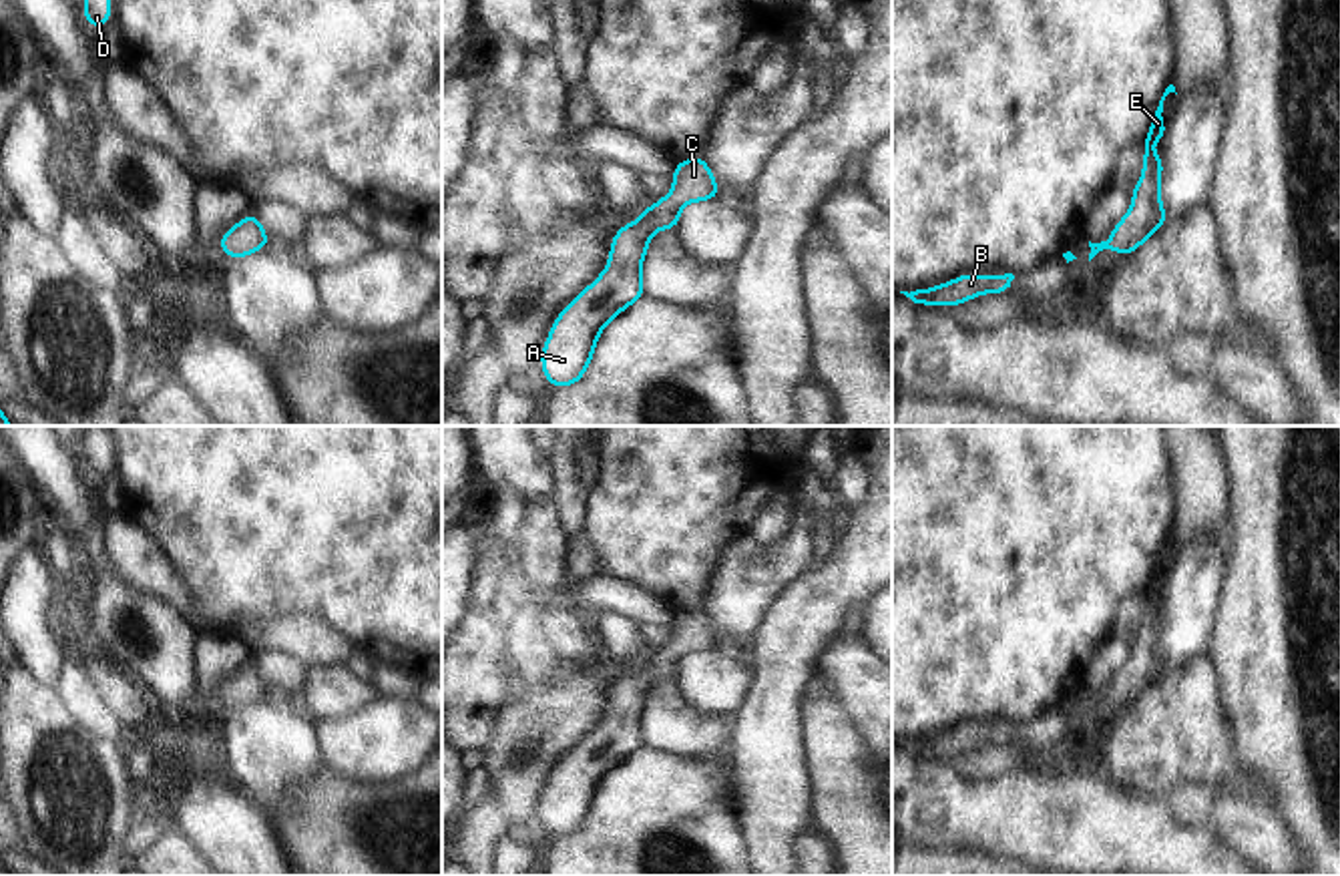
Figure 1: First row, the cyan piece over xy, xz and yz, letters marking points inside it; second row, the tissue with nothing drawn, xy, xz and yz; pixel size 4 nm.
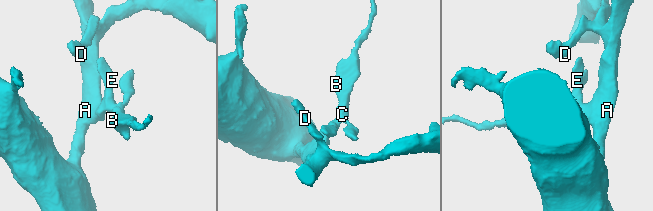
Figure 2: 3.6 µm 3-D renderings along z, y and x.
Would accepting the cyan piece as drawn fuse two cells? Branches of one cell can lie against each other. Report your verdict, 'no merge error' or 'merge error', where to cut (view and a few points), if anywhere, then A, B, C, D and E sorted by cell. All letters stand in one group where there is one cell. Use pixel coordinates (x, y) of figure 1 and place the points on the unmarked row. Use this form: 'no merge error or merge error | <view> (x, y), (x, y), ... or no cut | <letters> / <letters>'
no merge error | no cut | A B C D E

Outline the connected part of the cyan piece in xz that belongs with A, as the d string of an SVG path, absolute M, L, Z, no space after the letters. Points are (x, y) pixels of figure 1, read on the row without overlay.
M705 607L677 611L671 625L671 641L615 681L605 719L554 768L540 800L540 820L550 838L583 830L603 780L645 747L643 711L653 685L679 677L687 653L721 645Z

